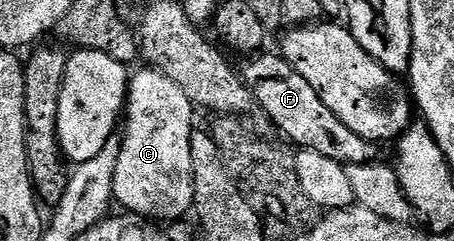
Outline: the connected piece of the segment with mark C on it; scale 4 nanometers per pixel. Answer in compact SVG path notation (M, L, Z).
M150 65L144 68L136 75L134 72L127 84L121 153L113 173L114 202L118 206L120 203L124 212L141 215L144 219L177 221L195 205L191 133L197 127L197 108L173 77Z

